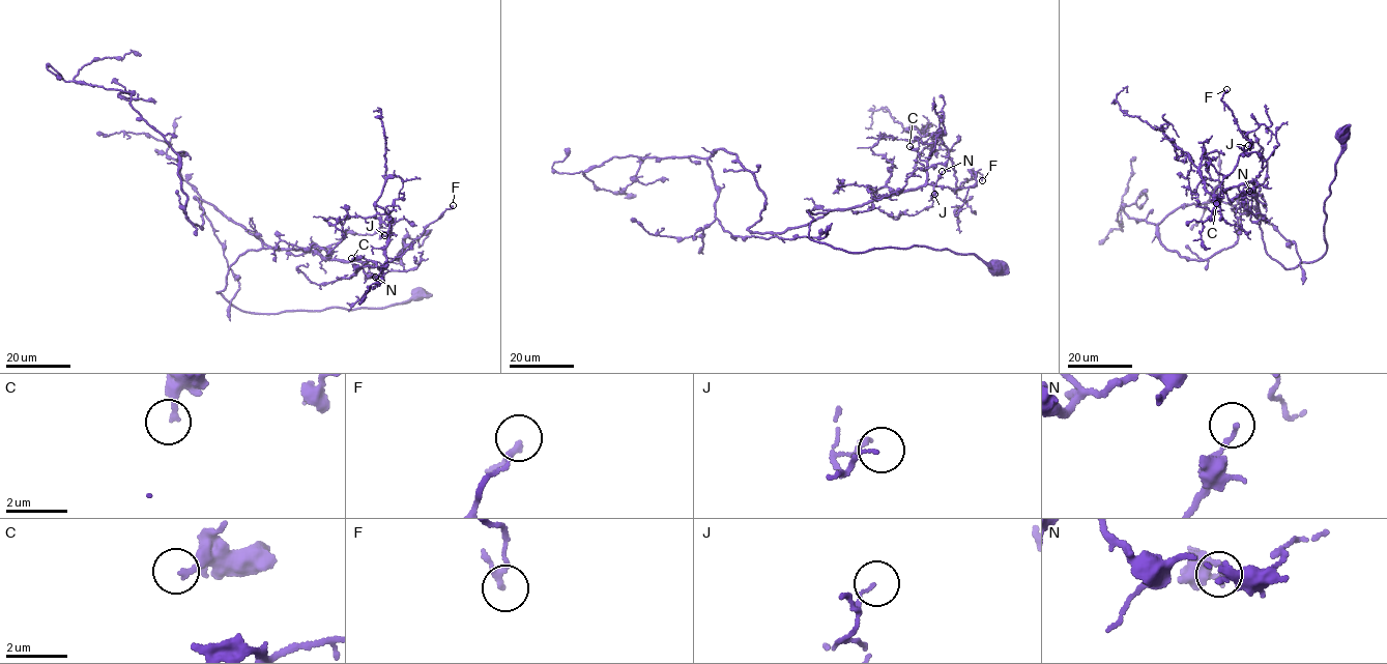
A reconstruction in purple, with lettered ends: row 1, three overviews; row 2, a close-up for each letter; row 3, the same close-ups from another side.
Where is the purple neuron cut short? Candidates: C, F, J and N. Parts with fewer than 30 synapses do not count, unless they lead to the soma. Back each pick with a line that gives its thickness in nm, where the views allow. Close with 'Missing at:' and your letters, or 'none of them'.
Missing at: none of them

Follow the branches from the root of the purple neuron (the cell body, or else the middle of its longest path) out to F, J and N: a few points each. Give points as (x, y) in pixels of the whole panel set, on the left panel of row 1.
F: (419, 292), (383, 308), (268, 314), (239, 310), (217, 292), (250, 250), (306, 250), (380, 267), (453, 205)
J: (419, 292), (383, 308), (268, 314), (217, 292), (249, 251), (326, 258), (312, 243), (384, 235)
N: (419, 292), (383, 308), (268, 314), (239, 310), (217, 292), (236, 259), (264, 249), (355, 260), (375, 277)

